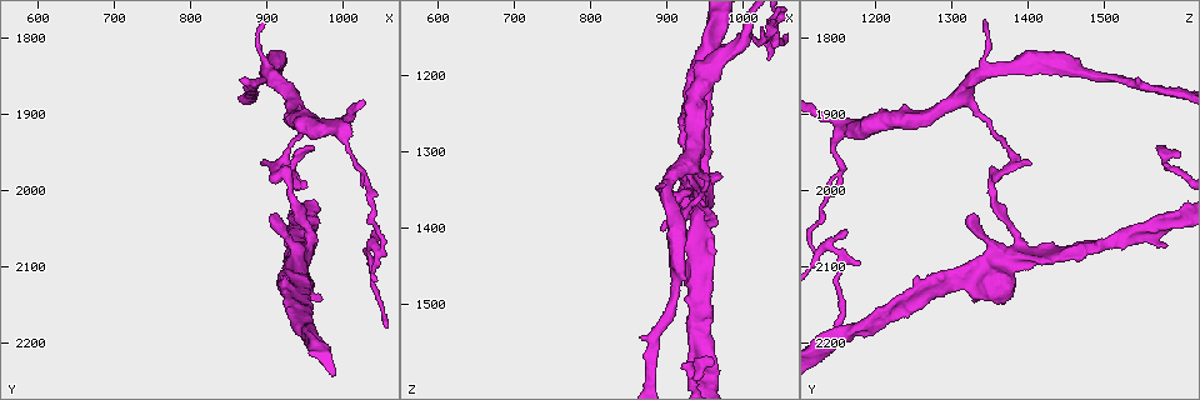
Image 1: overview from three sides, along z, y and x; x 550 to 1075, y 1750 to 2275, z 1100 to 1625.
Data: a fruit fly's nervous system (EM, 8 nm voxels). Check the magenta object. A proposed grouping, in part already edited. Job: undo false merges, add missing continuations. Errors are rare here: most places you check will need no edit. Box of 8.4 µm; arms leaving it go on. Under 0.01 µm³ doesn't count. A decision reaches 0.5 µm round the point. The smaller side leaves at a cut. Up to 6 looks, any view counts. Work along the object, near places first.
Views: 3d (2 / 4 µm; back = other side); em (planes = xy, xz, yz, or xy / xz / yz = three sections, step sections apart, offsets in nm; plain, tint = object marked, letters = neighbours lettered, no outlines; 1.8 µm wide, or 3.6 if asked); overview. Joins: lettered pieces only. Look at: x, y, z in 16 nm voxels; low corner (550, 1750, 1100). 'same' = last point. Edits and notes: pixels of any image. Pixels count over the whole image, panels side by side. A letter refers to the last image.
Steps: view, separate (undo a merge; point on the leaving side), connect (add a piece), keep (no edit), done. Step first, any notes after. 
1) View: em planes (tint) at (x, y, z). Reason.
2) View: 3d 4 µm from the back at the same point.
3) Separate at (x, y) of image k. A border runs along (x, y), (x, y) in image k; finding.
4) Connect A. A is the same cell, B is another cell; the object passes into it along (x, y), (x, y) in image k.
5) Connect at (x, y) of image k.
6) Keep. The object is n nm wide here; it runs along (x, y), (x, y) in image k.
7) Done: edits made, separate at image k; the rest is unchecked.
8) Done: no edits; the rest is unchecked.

View: 3d 2 µm from the back at (955, 1950, 1570). Thin end.

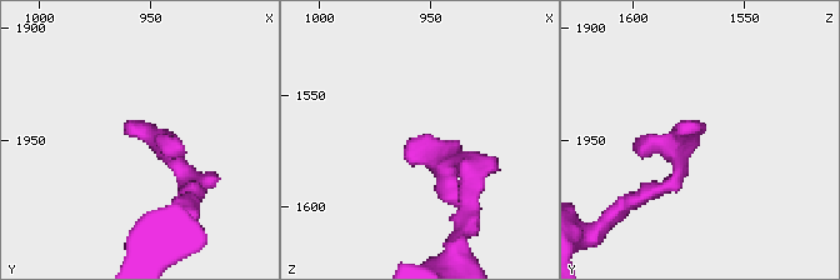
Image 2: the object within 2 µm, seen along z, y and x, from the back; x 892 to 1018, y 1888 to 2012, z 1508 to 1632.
View: em planes (letters) at (960, 1946, 1572). Shape alone is not enough.

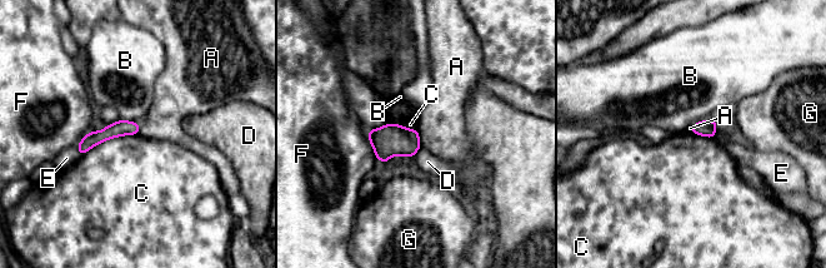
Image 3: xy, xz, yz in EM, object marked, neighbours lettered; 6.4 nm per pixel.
Keep. The object is 100 nm wide here; A, B, C, D, E, F and G are other cells; it runs along (135, 125), (96, 137), (81, 150) in image 3; none of them fits.

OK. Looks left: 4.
View: 3d 2 µm at (950, 2080, 1390). Four arms meet.

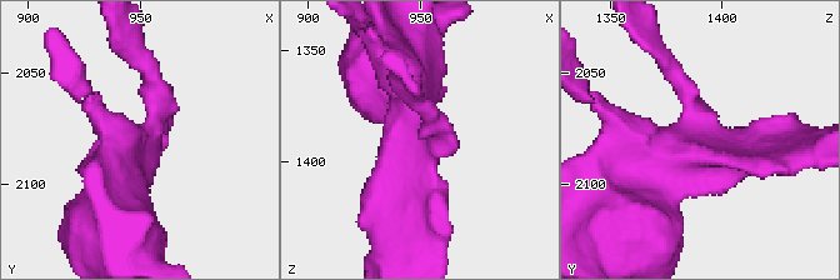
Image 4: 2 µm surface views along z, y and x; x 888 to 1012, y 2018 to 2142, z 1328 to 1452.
View: em 3.6 µm planes (letters) at (951, 2084, 1391).

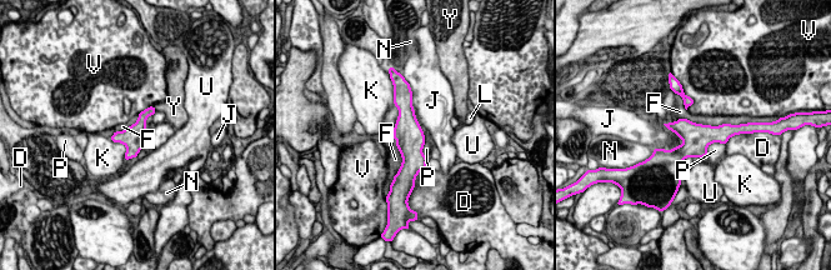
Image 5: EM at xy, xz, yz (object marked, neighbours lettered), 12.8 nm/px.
Keep. D, F, J, K, L, N, P, U, V and Y are other cells; a border runs along (677, 119), (711, 125), (737, 125) in image 5; continuous, no second neuron.

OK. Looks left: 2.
View: em planes (plain) at (925, 2105, 1275). An open end.

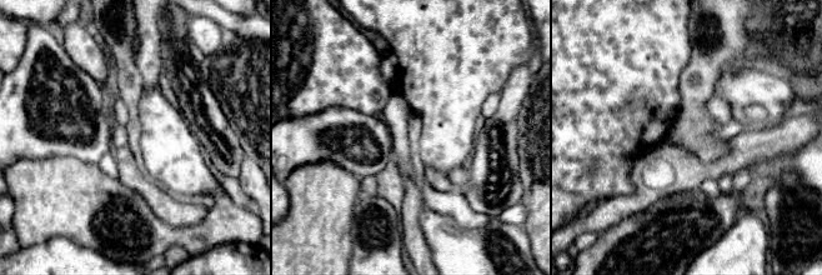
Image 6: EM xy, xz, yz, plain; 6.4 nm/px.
View: em planes (letters) at the same point.

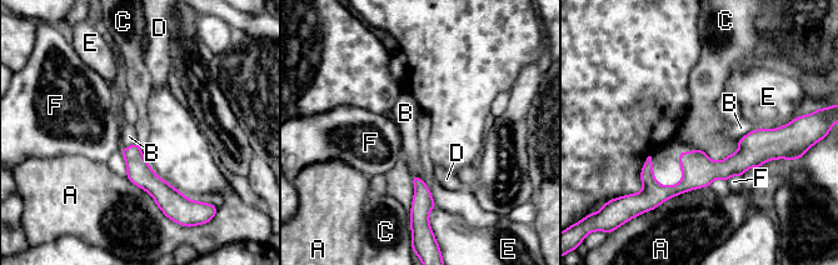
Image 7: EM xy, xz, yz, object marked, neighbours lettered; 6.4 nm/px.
Keep. A, B, C, D, E and F are other cells; it runs along (776, 131), (678, 189), (646, 185) in image 7; no lettered piece goes on from it.

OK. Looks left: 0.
Done: no edits; the rest is unchecked.

